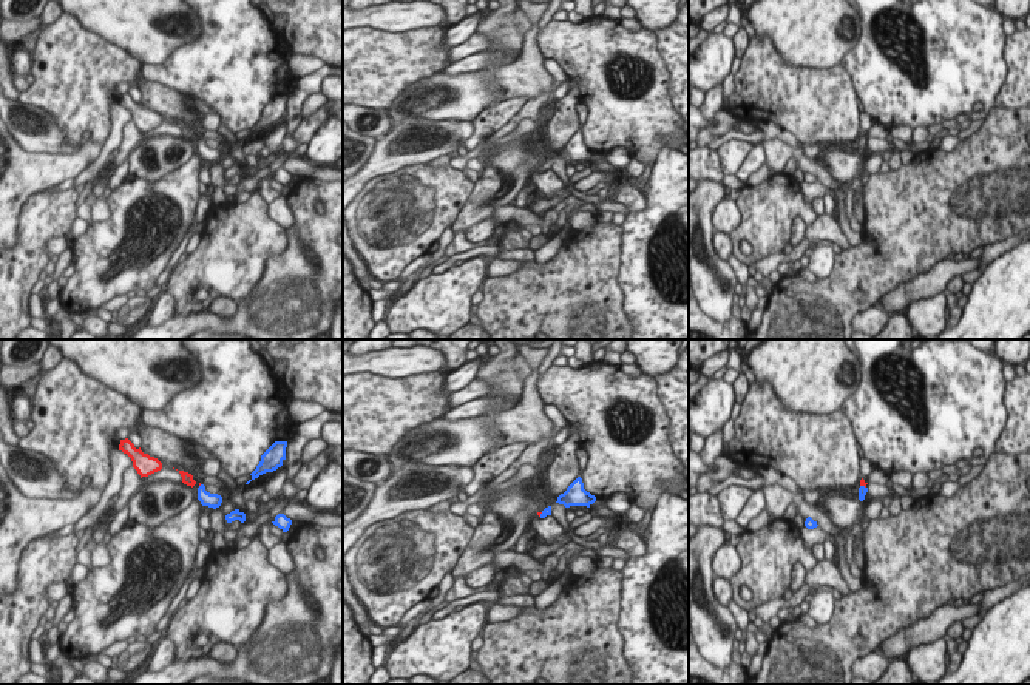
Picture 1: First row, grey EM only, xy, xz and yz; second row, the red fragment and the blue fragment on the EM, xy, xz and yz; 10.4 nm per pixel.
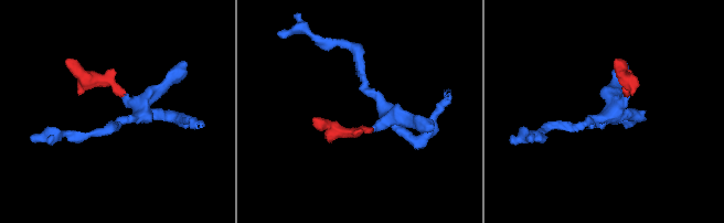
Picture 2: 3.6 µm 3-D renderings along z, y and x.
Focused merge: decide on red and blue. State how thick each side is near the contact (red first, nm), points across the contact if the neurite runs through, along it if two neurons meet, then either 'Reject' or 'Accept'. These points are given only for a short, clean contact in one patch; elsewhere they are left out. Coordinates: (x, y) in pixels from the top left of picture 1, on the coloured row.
Thickness 60 nm (red) against 100 nm. Path across: yz (862, 482), (863, 485), (862, 491). Accept.

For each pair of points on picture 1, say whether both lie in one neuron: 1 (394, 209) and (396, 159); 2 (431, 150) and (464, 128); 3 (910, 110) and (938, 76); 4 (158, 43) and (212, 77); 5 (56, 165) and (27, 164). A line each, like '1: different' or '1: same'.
1: different
2: same
3: same
4: different
5: same

